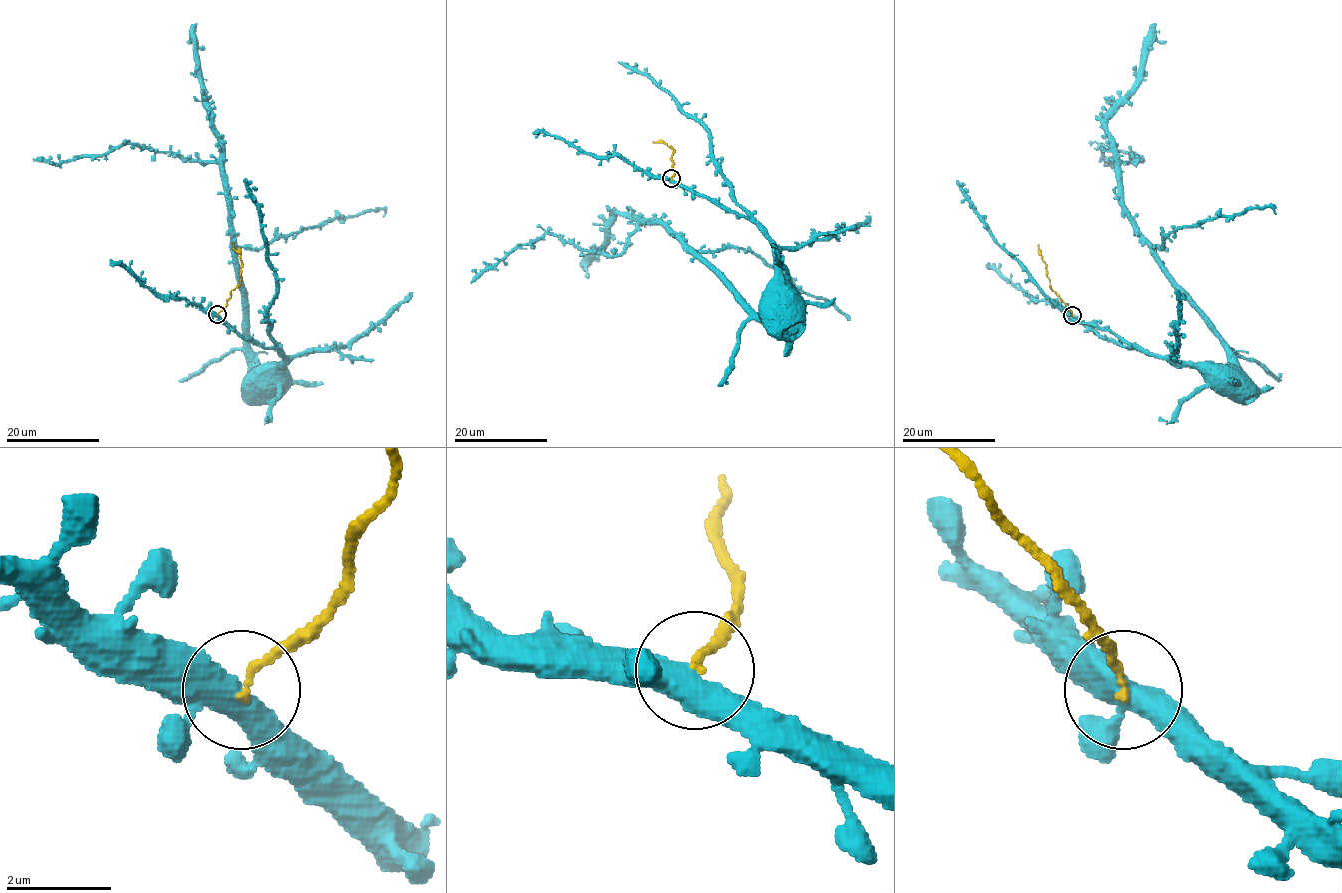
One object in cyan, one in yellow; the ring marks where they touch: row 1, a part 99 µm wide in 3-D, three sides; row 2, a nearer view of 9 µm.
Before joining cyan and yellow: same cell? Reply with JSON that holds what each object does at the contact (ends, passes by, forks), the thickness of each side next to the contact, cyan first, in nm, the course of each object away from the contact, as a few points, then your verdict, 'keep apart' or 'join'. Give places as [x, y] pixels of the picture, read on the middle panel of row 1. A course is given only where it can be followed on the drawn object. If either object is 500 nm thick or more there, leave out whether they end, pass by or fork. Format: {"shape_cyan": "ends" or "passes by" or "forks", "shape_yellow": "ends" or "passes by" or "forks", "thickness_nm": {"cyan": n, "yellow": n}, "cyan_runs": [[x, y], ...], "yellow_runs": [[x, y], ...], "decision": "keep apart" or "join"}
{"shape_cyan": "forks", "shape_yellow": "ends", "thickness_nm": {"cyan": 400, "yellow": 140}, "cyan_runs": [[671, 179], [747, 216], [757, 225], [772, 246], [774, 274], [781, 284]], "yellow_runs": [[671, 179], [675, 172], [671, 158], [675, 150], [663, 142], [653, 141]], "decision": "keep apart"}

